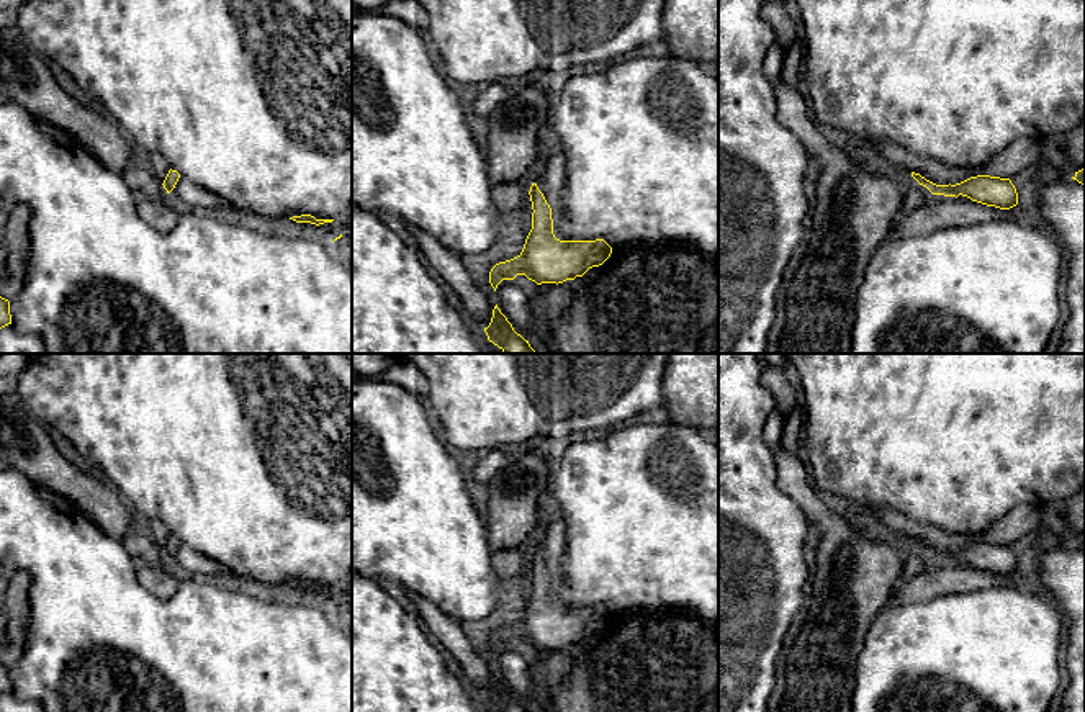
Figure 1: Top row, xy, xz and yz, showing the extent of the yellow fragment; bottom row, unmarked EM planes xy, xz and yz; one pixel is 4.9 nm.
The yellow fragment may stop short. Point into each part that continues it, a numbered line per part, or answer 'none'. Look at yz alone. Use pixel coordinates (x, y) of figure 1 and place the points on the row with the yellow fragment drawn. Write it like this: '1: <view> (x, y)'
none

